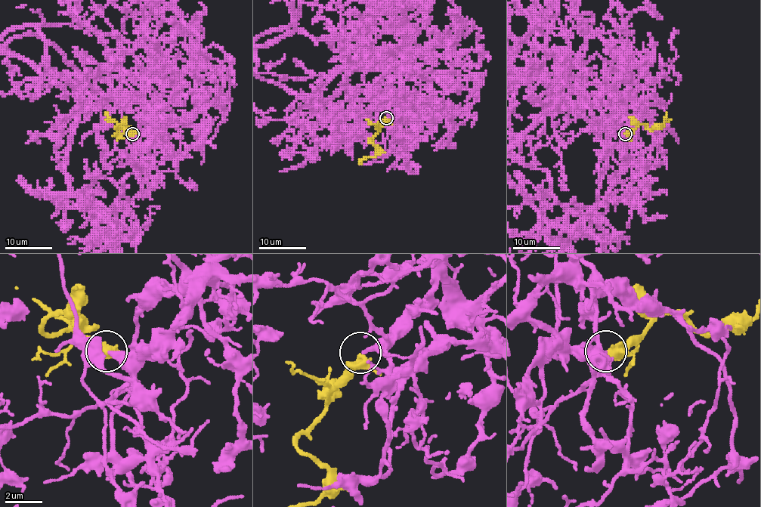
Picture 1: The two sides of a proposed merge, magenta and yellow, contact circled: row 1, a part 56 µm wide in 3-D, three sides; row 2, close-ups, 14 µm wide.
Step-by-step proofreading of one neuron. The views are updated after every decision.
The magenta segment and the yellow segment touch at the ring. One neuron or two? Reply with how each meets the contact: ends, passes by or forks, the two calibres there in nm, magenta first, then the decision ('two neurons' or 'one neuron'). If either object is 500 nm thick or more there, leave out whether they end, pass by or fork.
magenta ends | yellow passes by | 320/400 nm | one neuron

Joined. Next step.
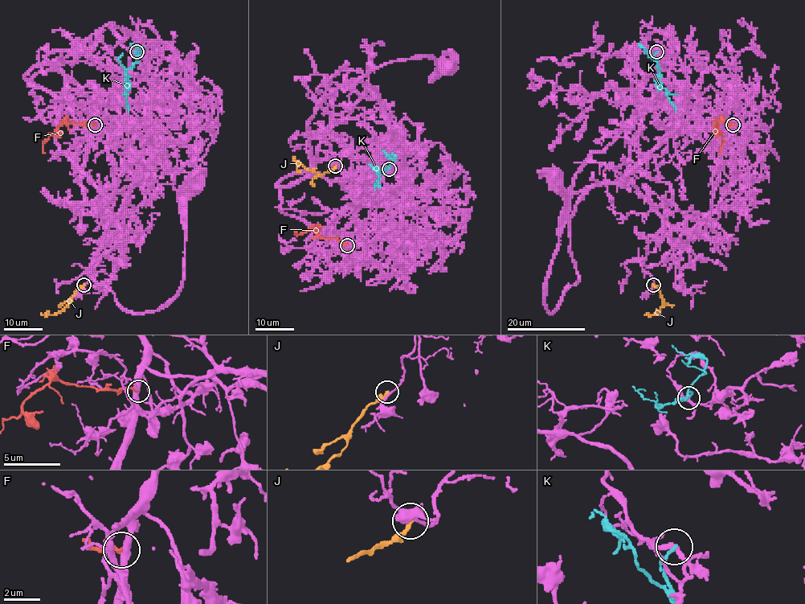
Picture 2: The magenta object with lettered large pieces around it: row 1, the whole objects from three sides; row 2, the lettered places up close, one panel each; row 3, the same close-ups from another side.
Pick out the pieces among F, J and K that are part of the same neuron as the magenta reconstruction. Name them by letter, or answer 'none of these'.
none of these

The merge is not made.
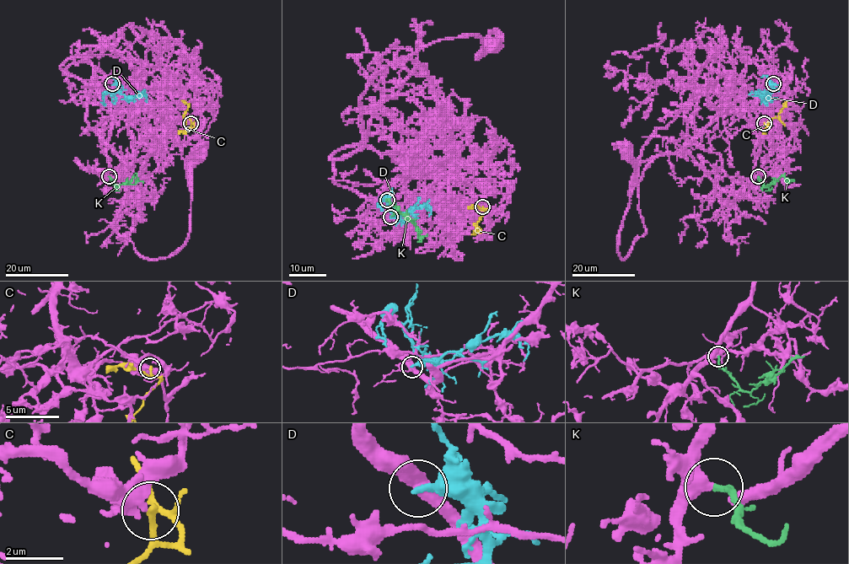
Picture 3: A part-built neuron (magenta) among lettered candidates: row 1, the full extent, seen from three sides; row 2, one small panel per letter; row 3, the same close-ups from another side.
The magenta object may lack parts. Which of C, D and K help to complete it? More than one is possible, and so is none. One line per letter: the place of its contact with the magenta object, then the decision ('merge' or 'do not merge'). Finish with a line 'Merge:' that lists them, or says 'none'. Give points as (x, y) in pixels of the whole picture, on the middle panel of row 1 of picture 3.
C: meets magenta at (482, 206); do not merge
D: meets magenta at (390, 217); do not merge
K: meets magenta at (387, 200); merge
Merge: K

